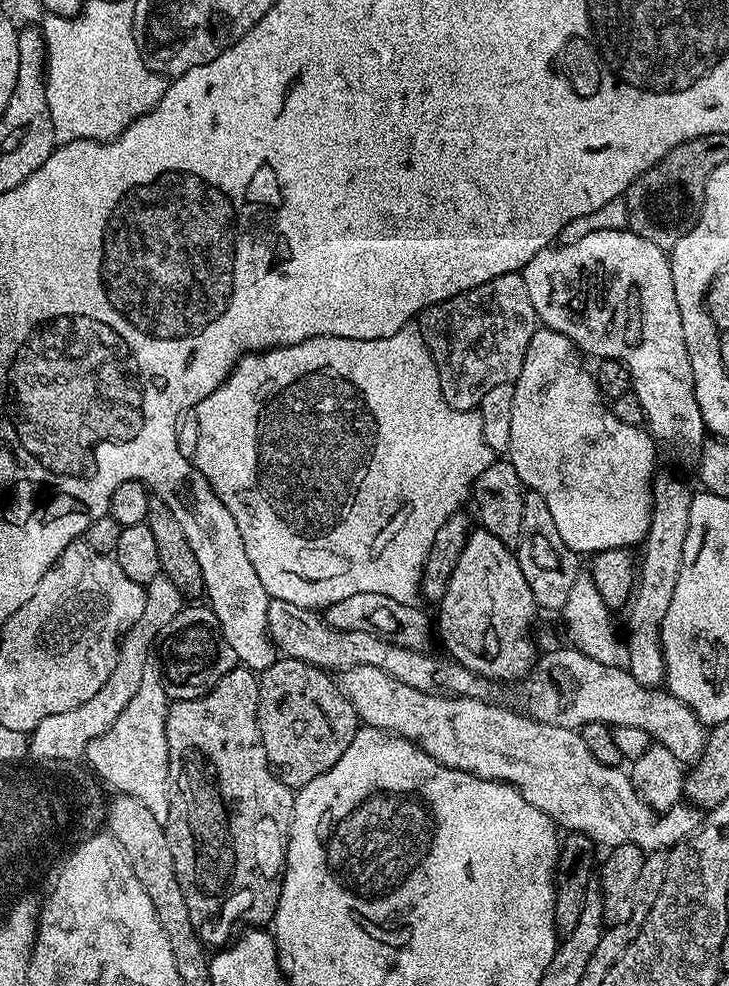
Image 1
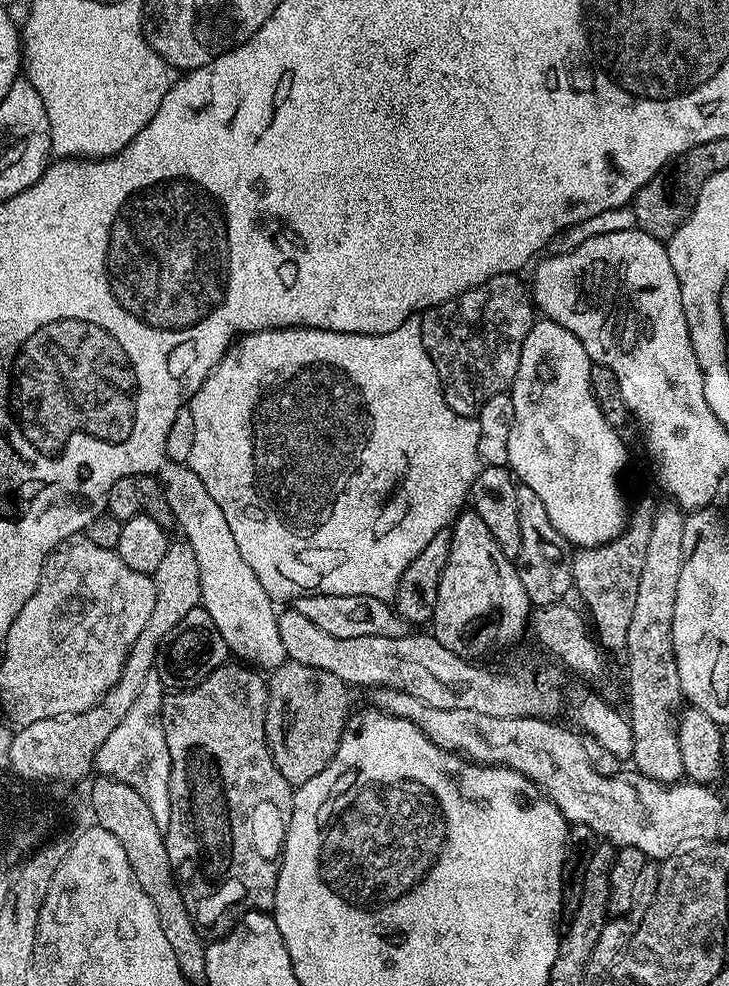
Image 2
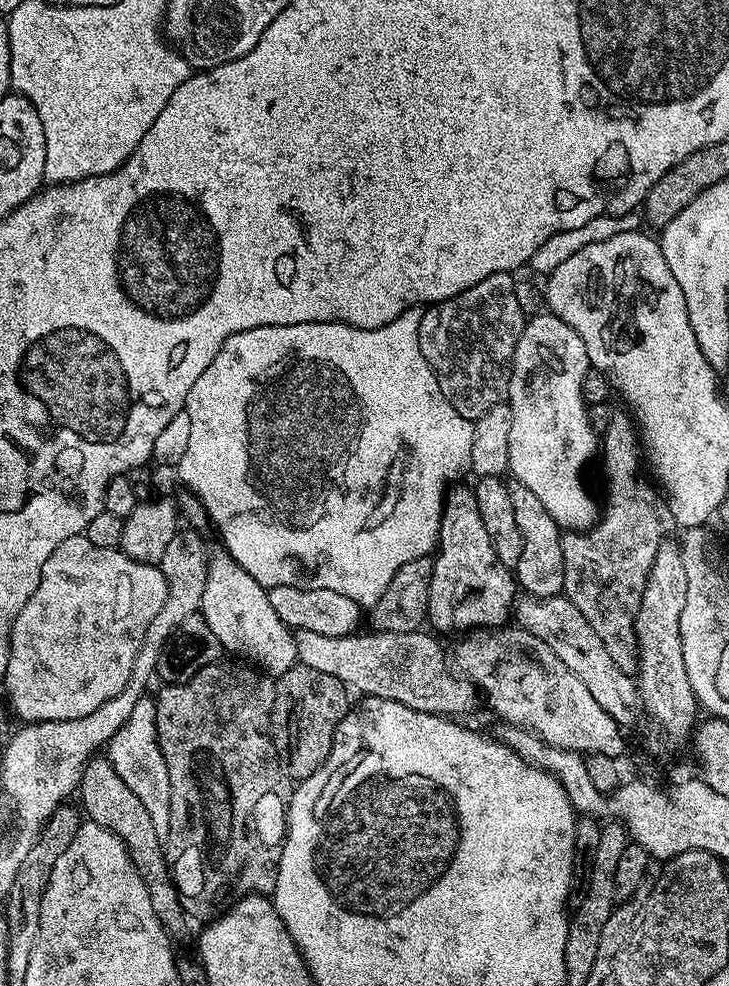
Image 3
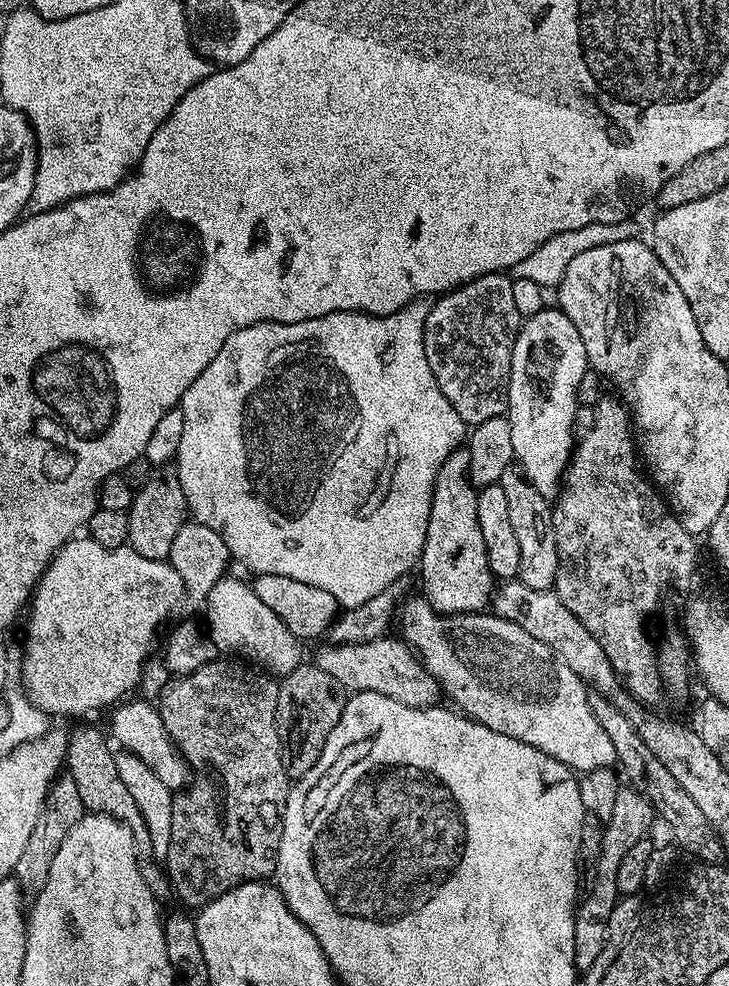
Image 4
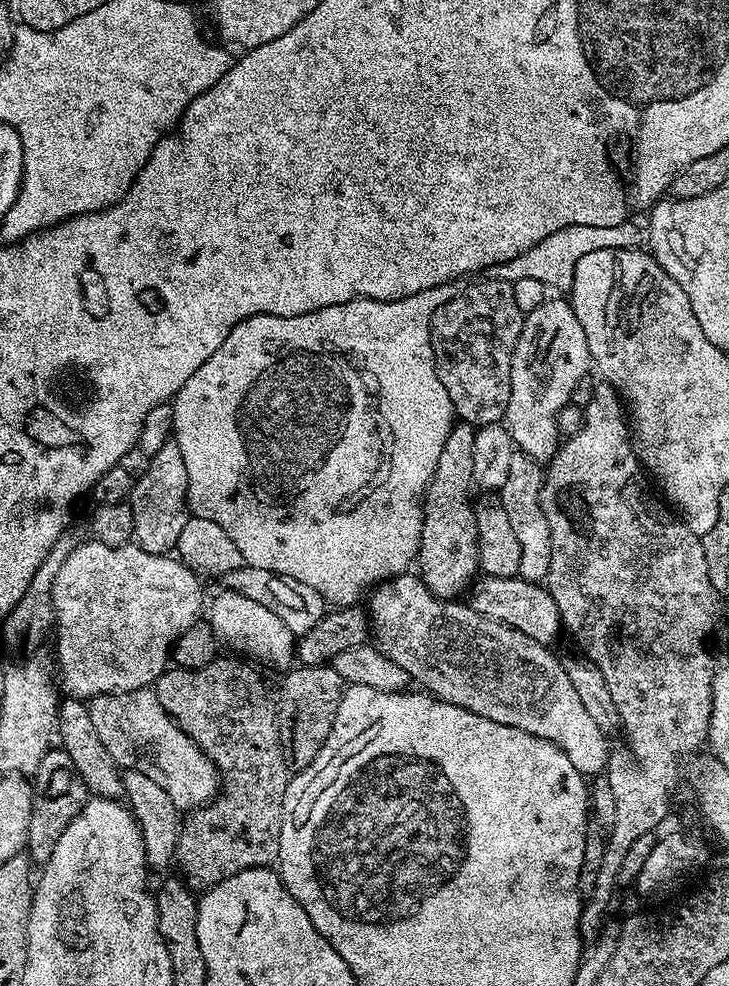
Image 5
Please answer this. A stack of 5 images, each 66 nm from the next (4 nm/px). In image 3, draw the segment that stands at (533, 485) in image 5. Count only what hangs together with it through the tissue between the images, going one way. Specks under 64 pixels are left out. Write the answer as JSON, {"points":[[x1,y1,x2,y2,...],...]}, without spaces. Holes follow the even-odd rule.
{"points":[[515,478,508,480,510,503,514,506,514,519,522,533,522,558,514,570,517,585,529,596,550,598,564,590,564,563,562,562,562,529,550,518,550,510,542,506,539,498]]}

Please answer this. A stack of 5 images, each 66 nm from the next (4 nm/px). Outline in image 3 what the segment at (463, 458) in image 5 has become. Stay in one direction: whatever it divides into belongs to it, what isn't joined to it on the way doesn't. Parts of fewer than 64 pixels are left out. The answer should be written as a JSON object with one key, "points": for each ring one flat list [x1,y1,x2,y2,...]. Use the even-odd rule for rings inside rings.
{"points":[[449,487,448,495,444,498,444,512,440,515,440,538,432,562,427,623,433,624,437,633,460,628,463,624,483,626,488,630,505,627,513,615,514,601,518,596,516,577,513,569,502,566,502,562,498,562,498,554,494,554,494,542,490,542,490,533,482,522,475,491,471,487,456,487]]}

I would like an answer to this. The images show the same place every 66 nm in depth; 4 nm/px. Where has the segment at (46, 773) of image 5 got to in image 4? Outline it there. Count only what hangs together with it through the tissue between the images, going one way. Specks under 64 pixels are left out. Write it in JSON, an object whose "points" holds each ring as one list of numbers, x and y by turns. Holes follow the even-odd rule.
{"points":[[64,774,53,780,42,810,38,814,38,822,34,822,34,830,30,833,22,858,18,858,18,866,14,873,14,879,20,883,20,890,25,897,34,898,42,890,42,886,46,886,46,878,50,874,50,862,54,862,58,846,66,842,66,834,74,830,74,826,78,826,78,822,85,815,86,809,82,798,78,798,78,786,74,786,74,778]]}

